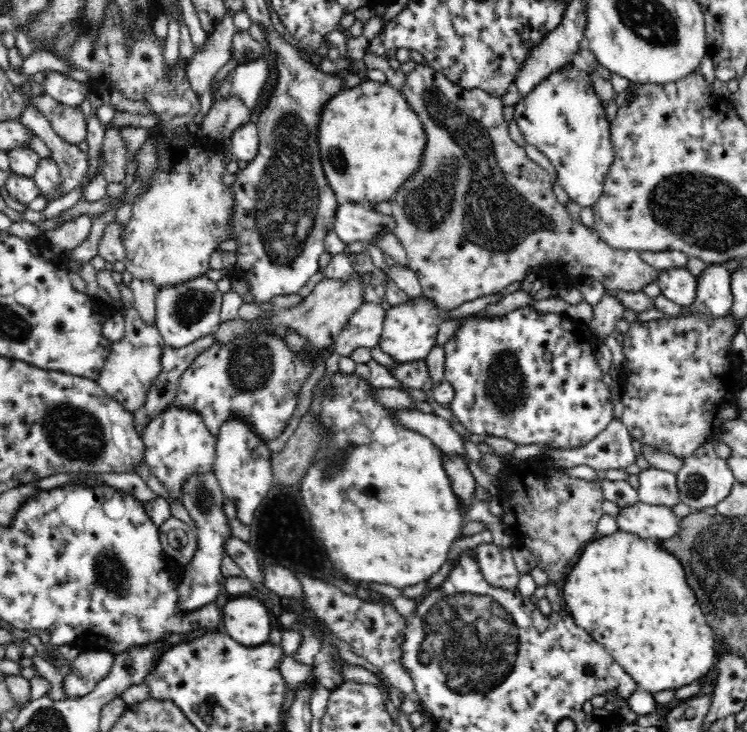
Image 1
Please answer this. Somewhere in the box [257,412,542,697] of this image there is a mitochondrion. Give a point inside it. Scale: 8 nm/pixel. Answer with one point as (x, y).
(469, 641)

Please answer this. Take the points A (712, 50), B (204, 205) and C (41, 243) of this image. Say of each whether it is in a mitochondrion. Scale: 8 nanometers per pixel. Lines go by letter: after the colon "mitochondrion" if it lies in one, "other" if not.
A: other
B: other
C: other

